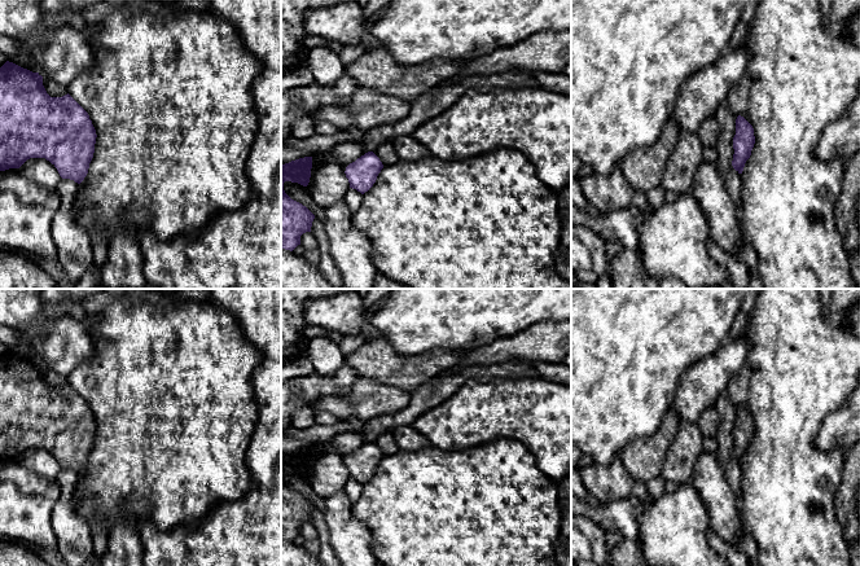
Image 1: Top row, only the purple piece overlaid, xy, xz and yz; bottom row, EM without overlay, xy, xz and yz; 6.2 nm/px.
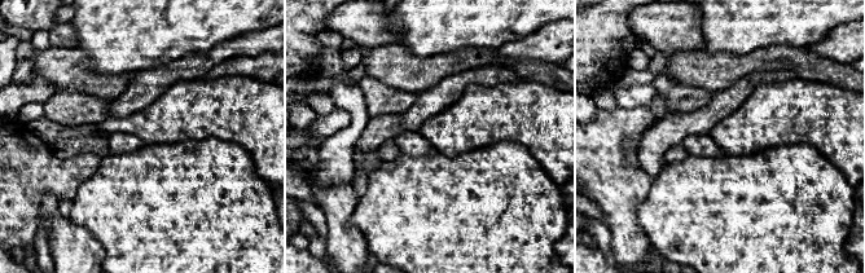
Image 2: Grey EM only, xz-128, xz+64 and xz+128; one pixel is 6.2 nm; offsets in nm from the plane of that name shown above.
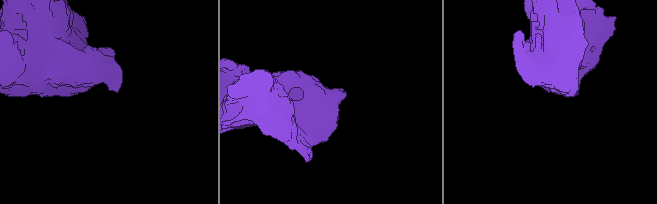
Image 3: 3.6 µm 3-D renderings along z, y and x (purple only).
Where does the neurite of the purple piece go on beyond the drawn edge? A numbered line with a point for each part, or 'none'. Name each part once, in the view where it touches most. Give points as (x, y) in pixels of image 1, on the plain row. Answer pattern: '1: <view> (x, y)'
none

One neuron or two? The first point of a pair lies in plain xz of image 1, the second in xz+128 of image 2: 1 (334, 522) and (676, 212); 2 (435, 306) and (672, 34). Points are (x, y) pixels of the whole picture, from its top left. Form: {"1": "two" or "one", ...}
{"1": "two", "2": "two"}

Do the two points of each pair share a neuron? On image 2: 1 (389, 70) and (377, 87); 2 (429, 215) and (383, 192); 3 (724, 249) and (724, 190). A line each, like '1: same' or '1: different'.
1: different
2: same
3: same

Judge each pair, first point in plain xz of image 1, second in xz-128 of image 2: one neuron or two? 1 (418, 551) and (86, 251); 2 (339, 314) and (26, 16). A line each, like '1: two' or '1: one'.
1: two
2: one

